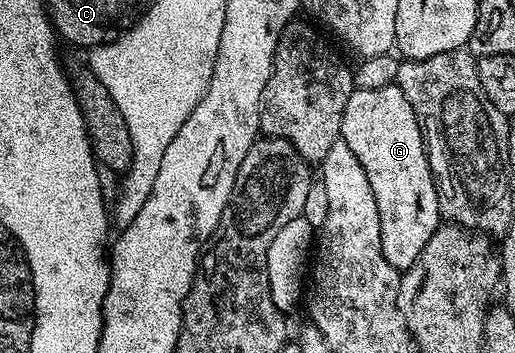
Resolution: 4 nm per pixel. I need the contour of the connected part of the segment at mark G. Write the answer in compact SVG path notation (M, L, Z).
M397 84L378 87L375 91L355 88L342 115L340 137L346 147L354 151L358 163L362 163L362 171L366 171L366 179L370 179L370 191L374 191L374 203L378 203L380 242L386 263L401 271L409 269L414 259L422 255L422 247L426 247L430 235L434 235L436 228L442 224L442 207L438 203L436 181L428 166L428 152L424 149L424 136L420 133L414 107L410 107L406 95L402 95Z

